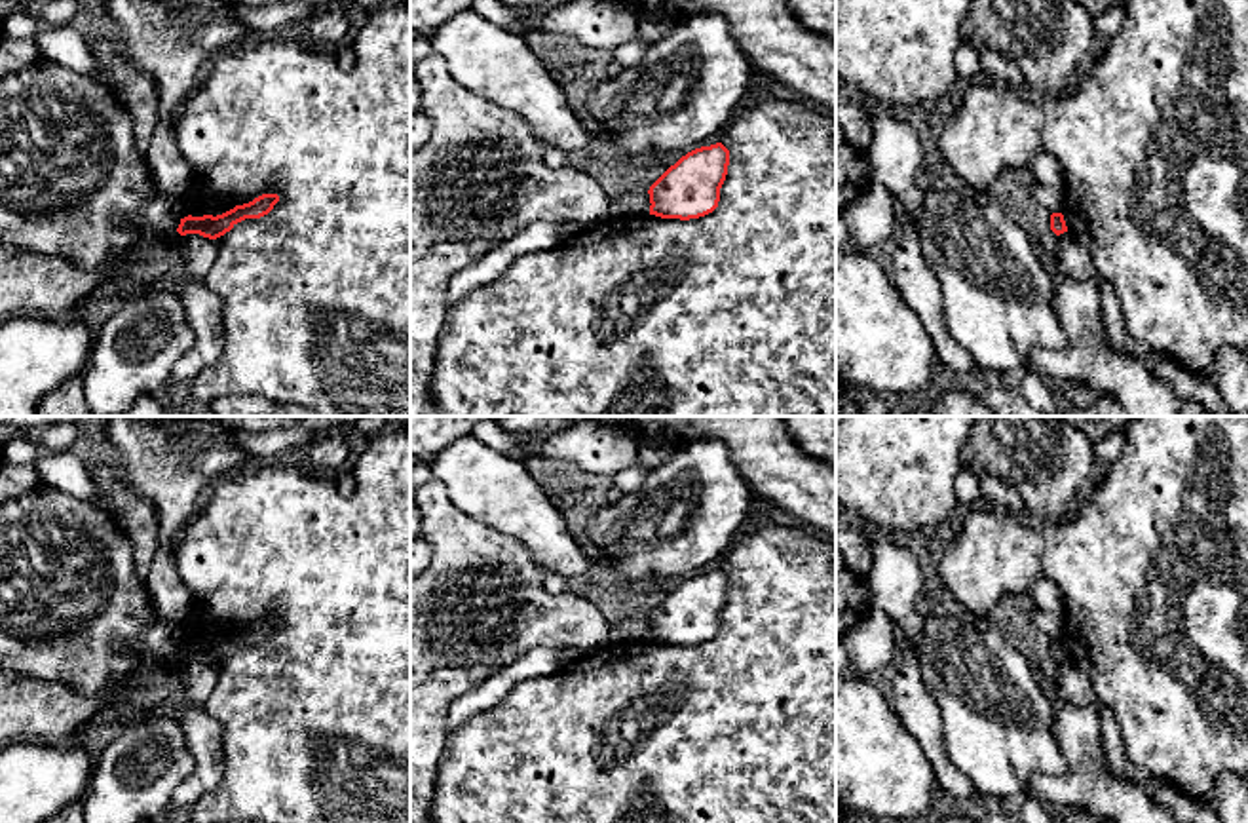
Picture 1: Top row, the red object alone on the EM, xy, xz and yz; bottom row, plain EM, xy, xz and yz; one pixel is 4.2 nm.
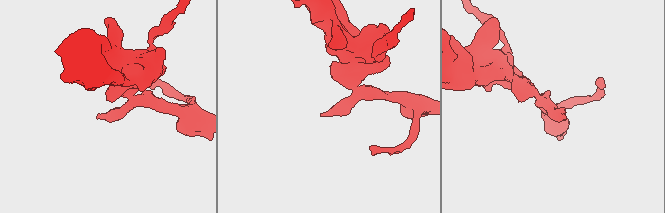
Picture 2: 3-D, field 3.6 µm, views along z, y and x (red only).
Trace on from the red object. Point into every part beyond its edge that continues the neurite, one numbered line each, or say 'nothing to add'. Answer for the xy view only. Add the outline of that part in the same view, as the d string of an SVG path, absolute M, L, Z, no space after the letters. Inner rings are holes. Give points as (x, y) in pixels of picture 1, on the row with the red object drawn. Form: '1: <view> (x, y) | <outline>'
nothing to add

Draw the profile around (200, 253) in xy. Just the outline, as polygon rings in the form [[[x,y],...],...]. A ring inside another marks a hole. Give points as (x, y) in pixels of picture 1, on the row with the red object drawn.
[[[186,234],[180,236],[180,245],[186,270],[194,279],[203,281],[217,260],[217,239],[209,239],[199,234]]]

